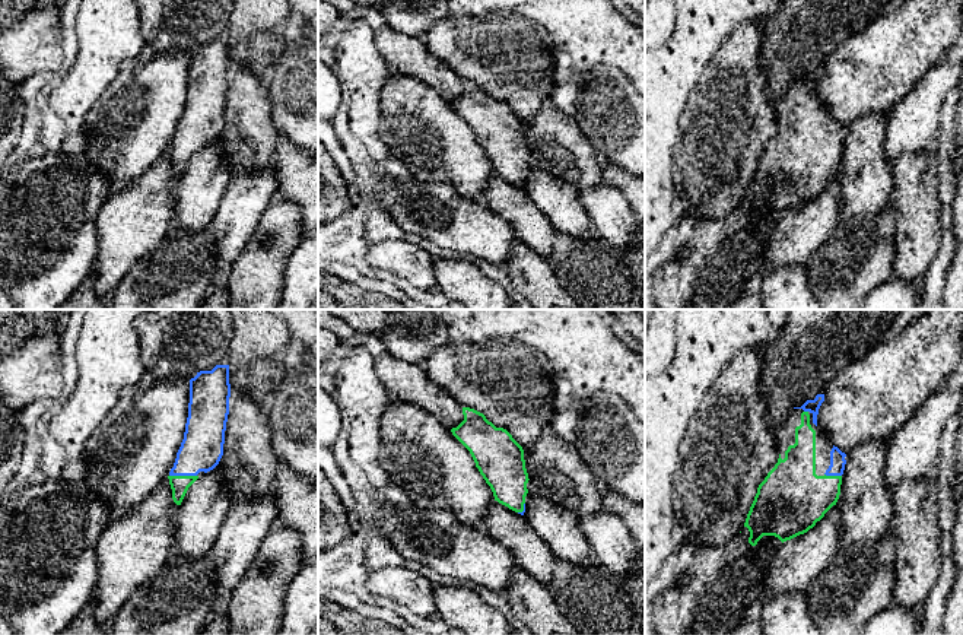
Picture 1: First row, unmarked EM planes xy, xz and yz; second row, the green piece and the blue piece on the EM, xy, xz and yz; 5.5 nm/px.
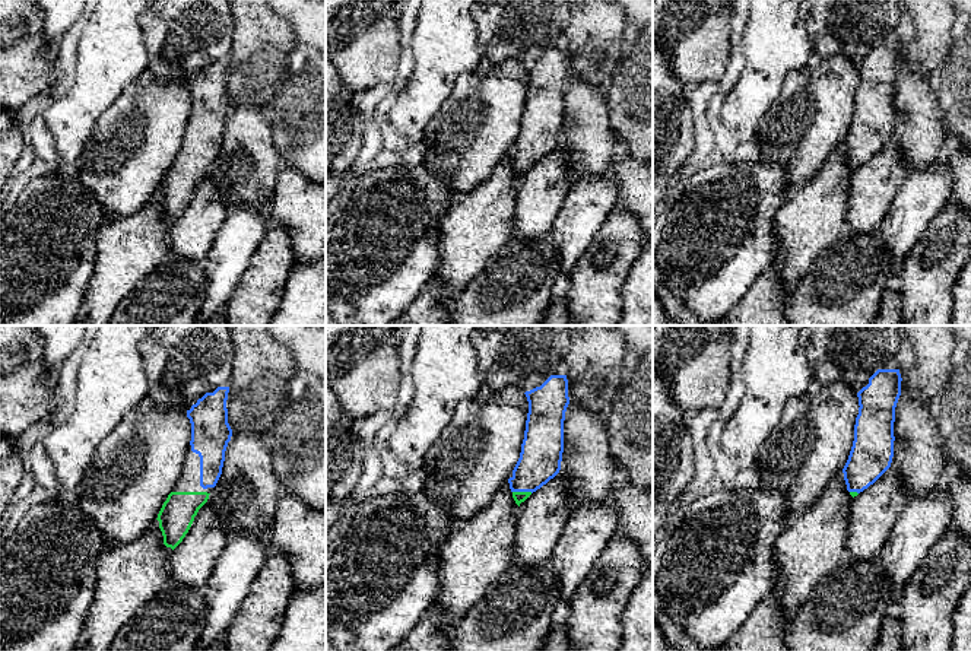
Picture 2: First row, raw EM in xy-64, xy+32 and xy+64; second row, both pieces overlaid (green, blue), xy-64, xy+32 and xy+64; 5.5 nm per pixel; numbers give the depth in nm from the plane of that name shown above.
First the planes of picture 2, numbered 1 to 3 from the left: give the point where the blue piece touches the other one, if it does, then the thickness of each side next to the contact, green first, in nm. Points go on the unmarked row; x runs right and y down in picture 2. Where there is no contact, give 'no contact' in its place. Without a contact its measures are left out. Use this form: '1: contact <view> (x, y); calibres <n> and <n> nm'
1: no contact
2: contact xy+32 (523, 165); calibres 60 and 220 nm
3: contact xy+64 (854, 165); calibres 30 and 240 nm

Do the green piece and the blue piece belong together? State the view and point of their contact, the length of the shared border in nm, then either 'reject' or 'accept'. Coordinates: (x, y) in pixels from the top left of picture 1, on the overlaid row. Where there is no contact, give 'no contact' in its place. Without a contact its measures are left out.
meets green in xy at (183, 476); contact 150 nm long; accept

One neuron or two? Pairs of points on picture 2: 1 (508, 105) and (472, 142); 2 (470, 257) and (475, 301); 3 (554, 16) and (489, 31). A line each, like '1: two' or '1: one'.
1: one
2: two
3: one

